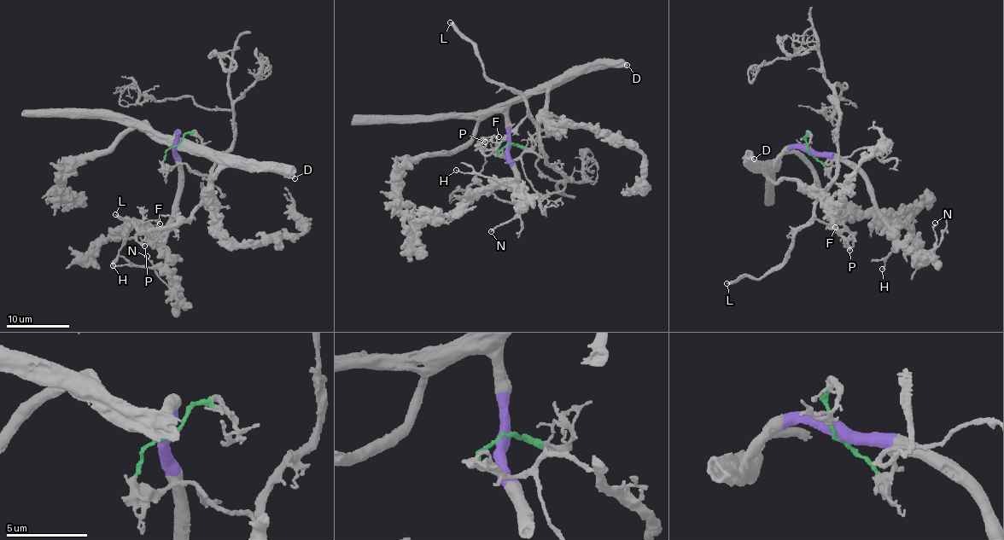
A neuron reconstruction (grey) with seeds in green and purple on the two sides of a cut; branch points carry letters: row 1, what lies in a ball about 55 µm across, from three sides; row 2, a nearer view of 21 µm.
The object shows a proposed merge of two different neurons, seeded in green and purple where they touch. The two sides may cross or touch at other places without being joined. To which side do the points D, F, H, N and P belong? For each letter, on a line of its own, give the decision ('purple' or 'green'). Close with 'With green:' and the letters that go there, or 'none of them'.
D: purple
F: green
H: purple
N: purple
P: green
With green: F, P

